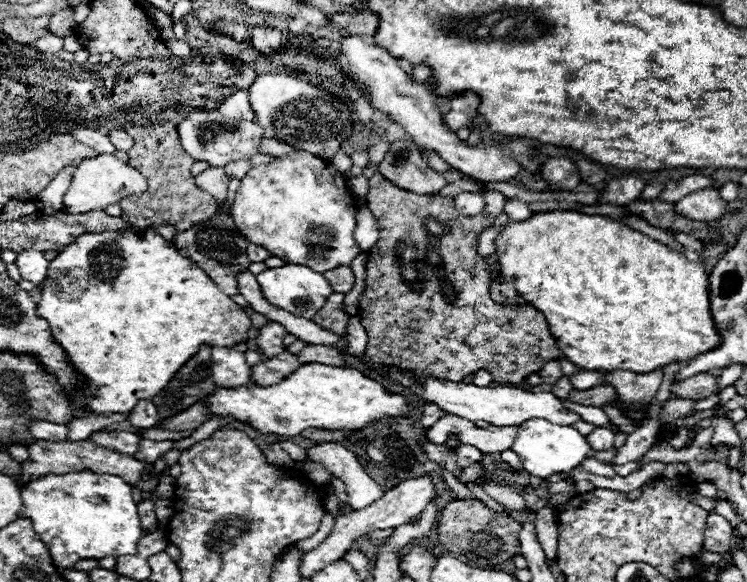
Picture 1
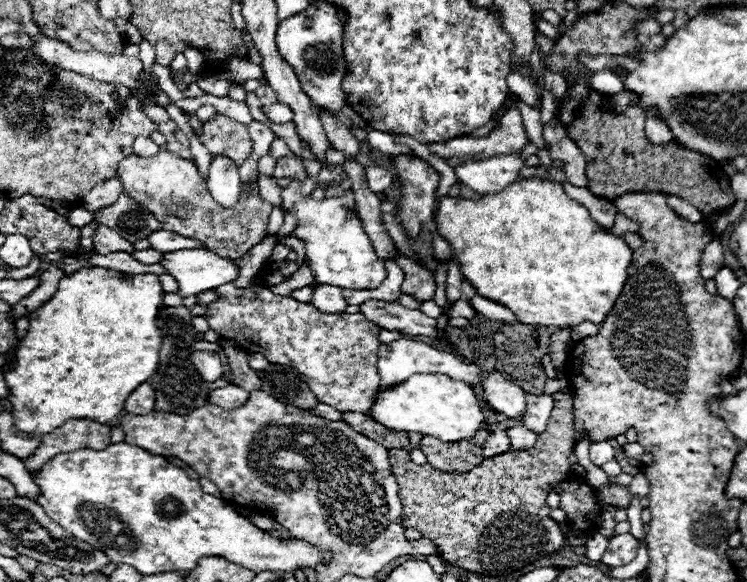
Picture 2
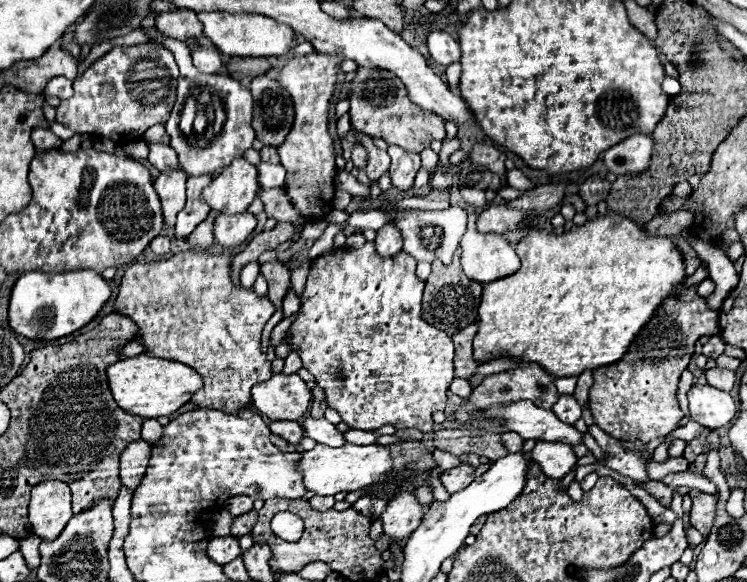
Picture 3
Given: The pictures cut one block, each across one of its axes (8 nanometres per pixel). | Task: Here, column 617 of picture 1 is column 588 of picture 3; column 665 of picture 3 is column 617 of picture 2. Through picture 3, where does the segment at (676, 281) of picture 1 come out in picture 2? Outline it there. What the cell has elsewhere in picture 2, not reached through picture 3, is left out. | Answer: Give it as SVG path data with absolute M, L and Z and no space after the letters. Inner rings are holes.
M526 178L526 180L518 180L514 184L510 184L506 190L502 190L500 194L492 194L492 196L482 196L480 200L472 202L472 200L464 200L464 198L450 198L450 196L444 196L438 204L438 216L436 216L436 226L438 226L438 232L450 242L452 250L454 250L454 256L460 264L460 272L466 276L466 280L476 288L476 292L488 300L494 300L502 306L506 306L508 310L514 312L514 316L518 318L518 322L522 324L538 324L538 326L554 326L556 330L560 328L576 328L578 324L582 322L592 322L592 324L602 324L606 320L606 316L610 314L610 310L614 308L624 284L626 284L626 278L628 278L628 266L632 262L632 256L634 256L634 250L618 236L614 236L612 232L600 228L590 212L578 204L576 200L568 198L564 188L556 182L550 182L550 180L540 180L540 178Z

